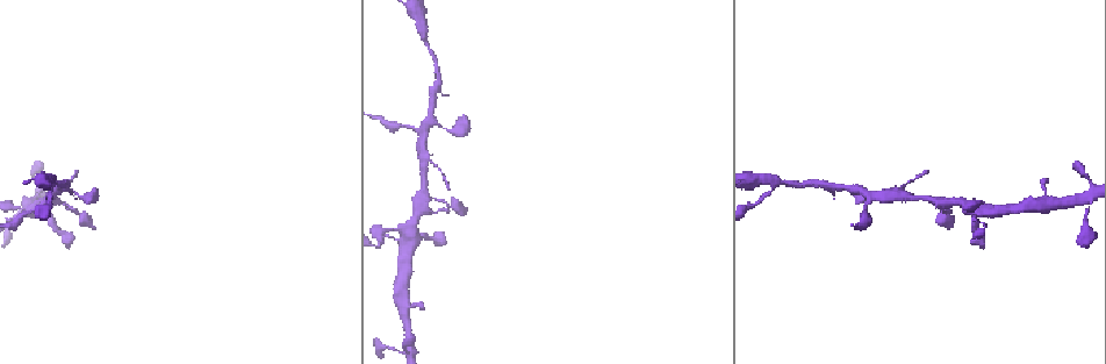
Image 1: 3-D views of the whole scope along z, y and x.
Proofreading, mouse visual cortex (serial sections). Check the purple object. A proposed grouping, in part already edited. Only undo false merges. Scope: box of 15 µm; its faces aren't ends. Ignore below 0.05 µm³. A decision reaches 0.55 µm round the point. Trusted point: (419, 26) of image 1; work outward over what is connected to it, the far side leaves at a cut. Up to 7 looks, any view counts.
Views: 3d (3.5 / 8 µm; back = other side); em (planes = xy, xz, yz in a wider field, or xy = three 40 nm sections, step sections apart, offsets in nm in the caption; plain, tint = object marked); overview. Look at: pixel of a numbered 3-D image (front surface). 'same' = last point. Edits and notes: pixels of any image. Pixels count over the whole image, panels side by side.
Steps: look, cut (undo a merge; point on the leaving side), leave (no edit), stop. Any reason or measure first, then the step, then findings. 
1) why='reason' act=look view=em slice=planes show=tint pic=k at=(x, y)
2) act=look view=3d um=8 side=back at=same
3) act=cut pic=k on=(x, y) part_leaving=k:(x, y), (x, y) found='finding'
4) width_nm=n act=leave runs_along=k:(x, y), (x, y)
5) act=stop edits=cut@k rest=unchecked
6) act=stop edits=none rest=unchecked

why='abrupt turn' act=look view=3d um=3.5 pic=1 at=(34, 203)

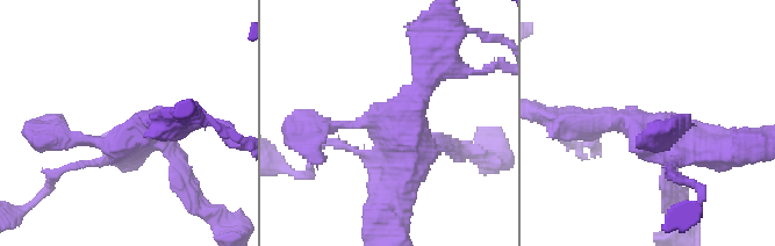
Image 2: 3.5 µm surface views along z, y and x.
why='need the tissue' act=look view=em slice=xy step=3 show=tint pic=2 at=(144, 129)

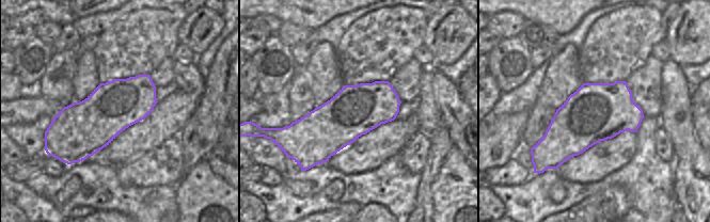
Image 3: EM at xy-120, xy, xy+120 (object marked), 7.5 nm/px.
act=leave runs_along=2:(428, 67), (385, 202) found='all the same cell'

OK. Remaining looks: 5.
why='thin neck' act=look view=3d um=3.5 pic=1 at=(411, 349)

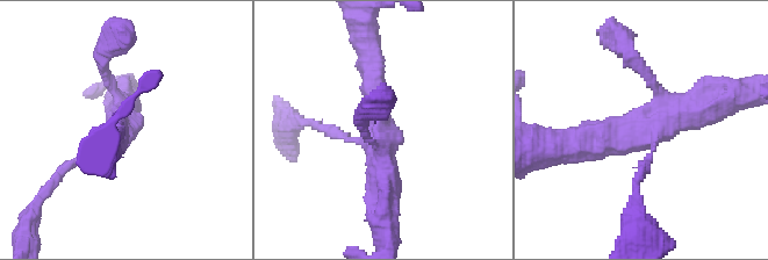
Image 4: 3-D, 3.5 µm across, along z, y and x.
act=look view=em slice=xy step=2 show=tint pic=4 at=(377, 135)

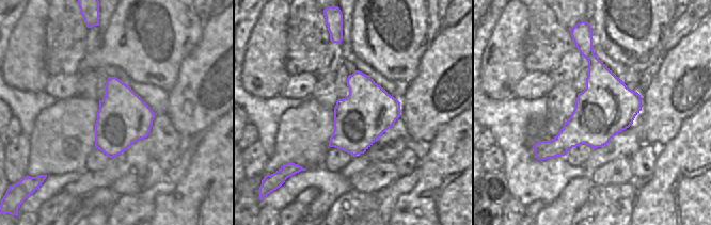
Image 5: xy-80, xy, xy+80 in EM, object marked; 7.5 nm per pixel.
width_nm=400 act=leave runs_along=4:(368, 63), (379, 131), (347, 141), (315, 125) found='all the same cell'

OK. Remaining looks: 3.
why='thin neck' act=look view=3d um=3.5 pic=1 at=(452, 208)

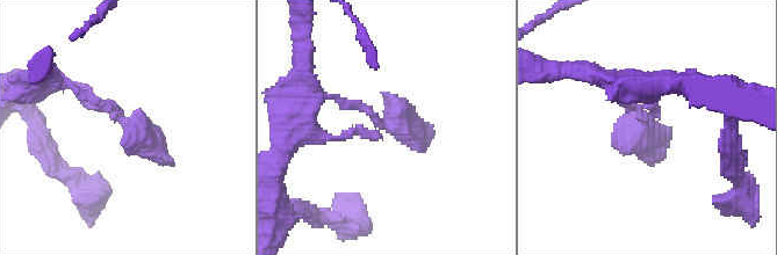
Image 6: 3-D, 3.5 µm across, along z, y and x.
act=look view=em slice=xy step=3 show=tint pic=6 at=(647, 116)

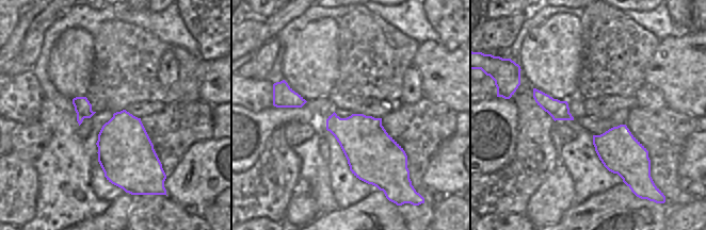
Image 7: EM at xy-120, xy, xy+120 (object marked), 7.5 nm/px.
act=leave runs_along=6:(54, 82), (79, 86), (172, 165) found='continuous, no second cell'

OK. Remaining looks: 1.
act=stop edits=none rest=unchecked

